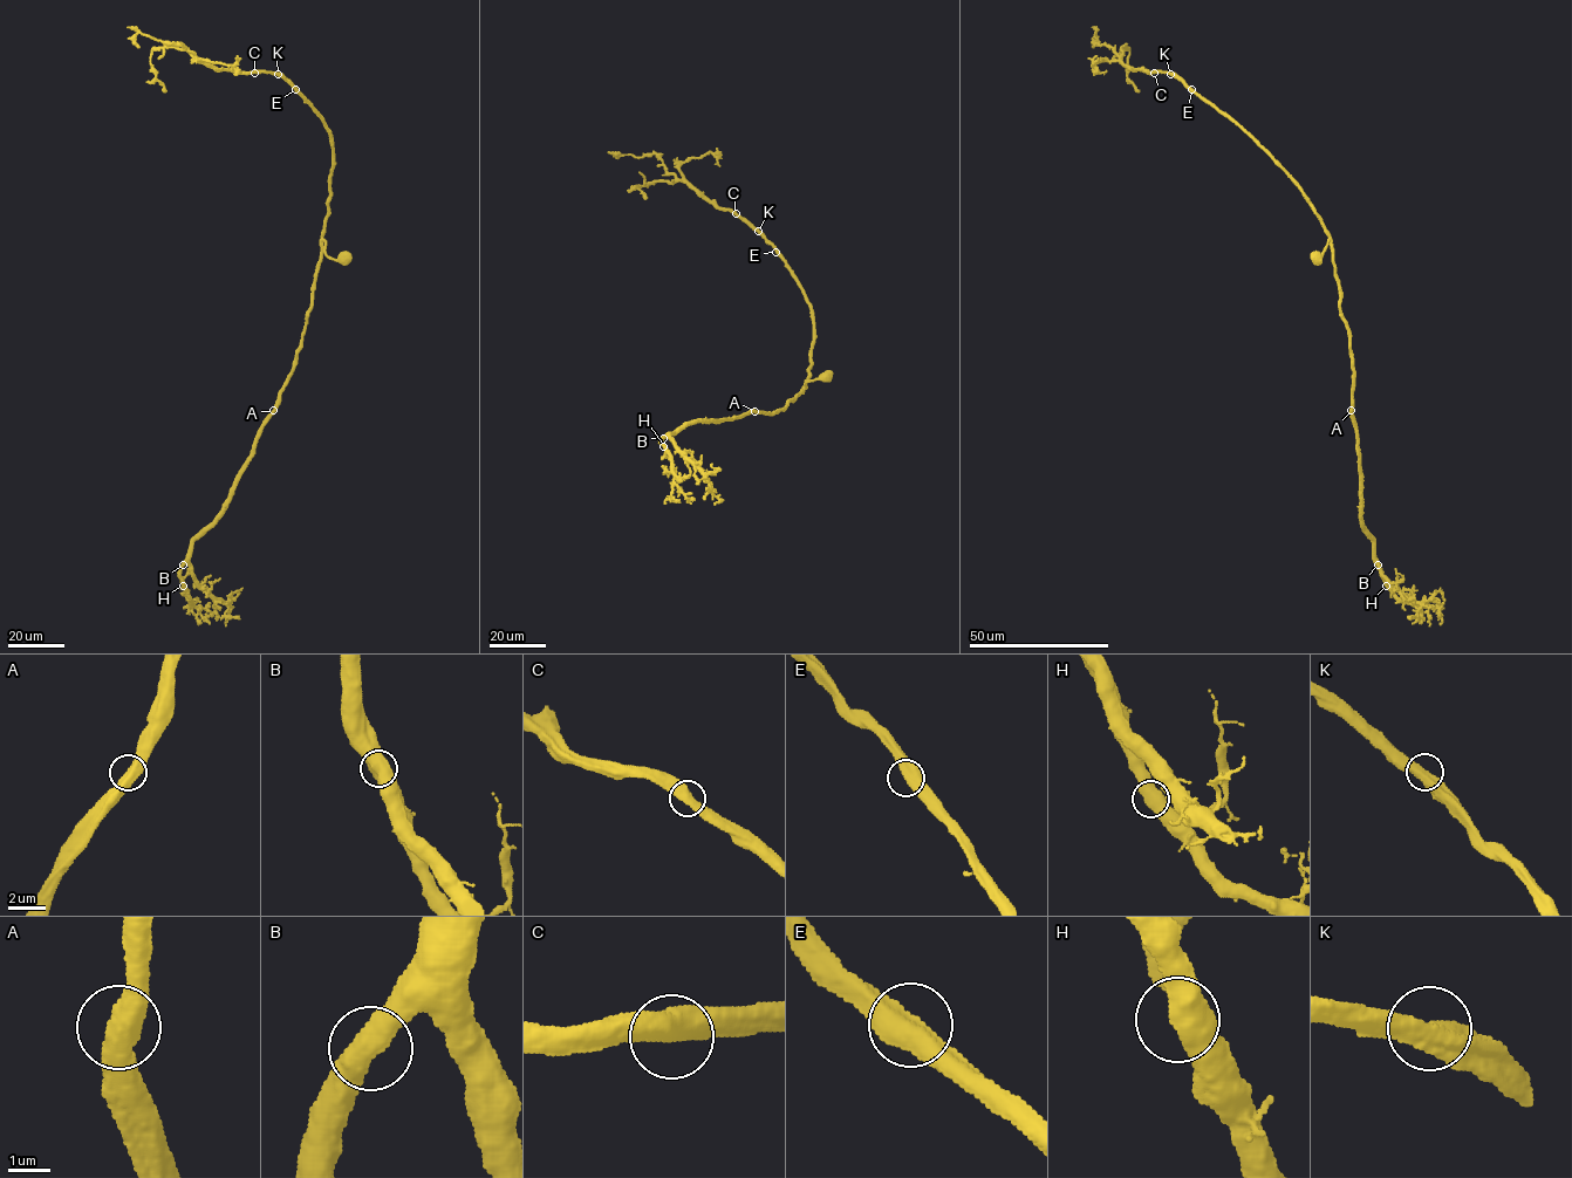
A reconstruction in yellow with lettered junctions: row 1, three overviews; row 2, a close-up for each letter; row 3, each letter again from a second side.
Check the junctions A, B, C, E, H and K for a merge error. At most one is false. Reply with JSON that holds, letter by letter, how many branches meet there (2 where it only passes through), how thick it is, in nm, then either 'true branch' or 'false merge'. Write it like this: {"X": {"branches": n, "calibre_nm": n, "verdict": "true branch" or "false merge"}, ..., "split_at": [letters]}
{"A": {"branches": 2, "calibre_nm": 550, "verdict": "true branch"}, "B": {"branches": 2, "calibre_nm": 550, "verdict": "true branch"}, "C": {"branches": 2, "calibre_nm": 550, "verdict": "true branch"}, "E": {"branches": 2, "calibre_nm": 600, "verdict": "true branch"}, "H": {"branches": 2, "calibre_nm": 550, "verdict": "true branch"}, "K": {"branches": 2, "calibre_nm": 500, "verdict": "true branch"}, "split_at": []}

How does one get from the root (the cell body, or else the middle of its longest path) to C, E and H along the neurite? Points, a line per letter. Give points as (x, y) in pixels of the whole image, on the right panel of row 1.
C: (1316, 259), (1320, 259), (1330, 234), (1298, 184), (1237, 124), (1177, 76), (1154, 73)
E: (1316, 259), (1320, 259), (1330, 234), (1298, 184), (1237, 124), (1191, 89)
H: (1316, 259), (1330, 240), (1354, 371), (1352, 420), (1360, 520), (1386, 586)

